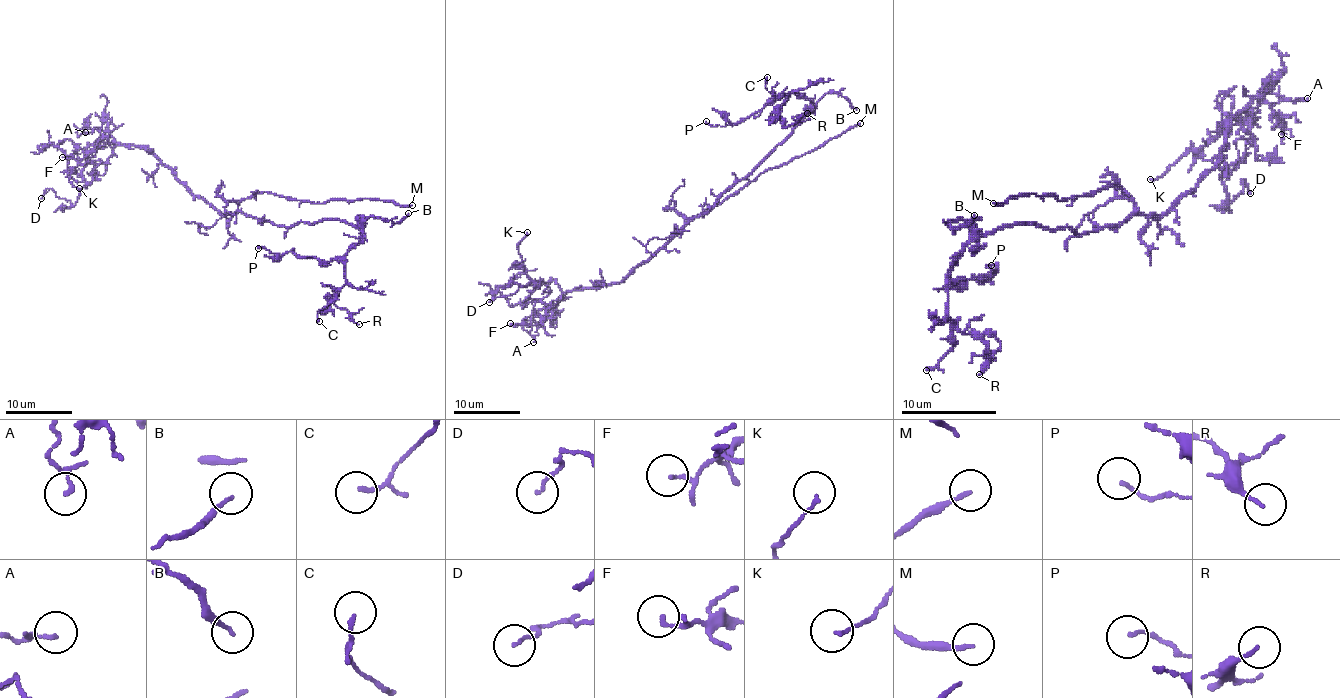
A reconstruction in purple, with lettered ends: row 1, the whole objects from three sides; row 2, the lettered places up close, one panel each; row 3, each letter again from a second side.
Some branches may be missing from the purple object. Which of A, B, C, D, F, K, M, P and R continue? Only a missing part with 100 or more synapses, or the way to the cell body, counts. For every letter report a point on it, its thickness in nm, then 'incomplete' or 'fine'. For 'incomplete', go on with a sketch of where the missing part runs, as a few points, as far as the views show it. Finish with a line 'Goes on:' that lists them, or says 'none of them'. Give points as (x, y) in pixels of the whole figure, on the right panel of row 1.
A: place (1307, 98); calibre 90 nm; fine
B: place (974, 215); calibre 130 nm; fine
C: place (926, 370); calibre 90 nm; fine
D: place (1250, 193); calibre 100 nm; fine
F: place (1281, 134); calibre 90 nm; fine
K: place (1150, 179); calibre 110 nm; fine
M: place (993, 203); calibre 150 nm; incomplete; course (993, 203), (965, 189), (922, 196), (907, 184), (903, 186), (936, 212), (953, 198), (953, 203), (955, 193)
P: place (991, 265); calibre 100 nm; fine
R: place (979, 374); calibre 100 nm; fine
Goes on: M

